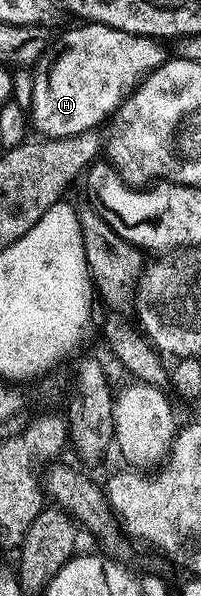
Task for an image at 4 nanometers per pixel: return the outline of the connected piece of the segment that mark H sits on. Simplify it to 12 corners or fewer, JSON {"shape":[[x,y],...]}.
{"shape":[[99,22],[38,62],[28,122],[72,138],[107,121],[143,72],[151,37]]}

